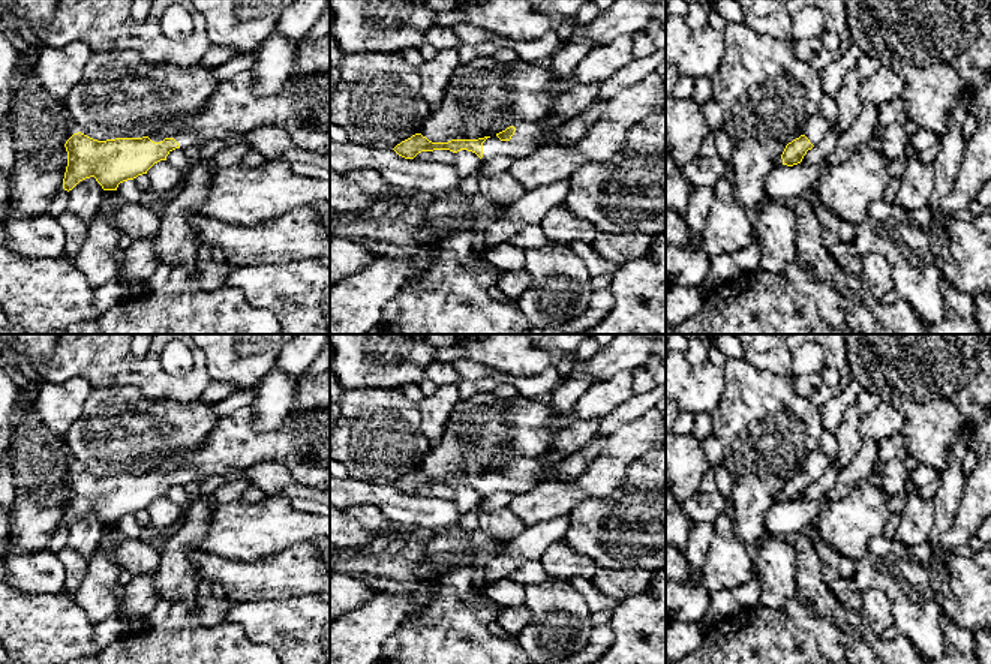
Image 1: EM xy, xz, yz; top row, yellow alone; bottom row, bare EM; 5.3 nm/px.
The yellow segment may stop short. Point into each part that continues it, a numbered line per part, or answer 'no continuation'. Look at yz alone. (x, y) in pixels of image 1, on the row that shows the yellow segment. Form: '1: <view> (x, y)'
1: yz (816, 129)

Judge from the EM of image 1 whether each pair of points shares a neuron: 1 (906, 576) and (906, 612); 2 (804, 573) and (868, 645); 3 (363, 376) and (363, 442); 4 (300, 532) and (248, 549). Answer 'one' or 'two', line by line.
1: one
2: one
3: two
4: one

